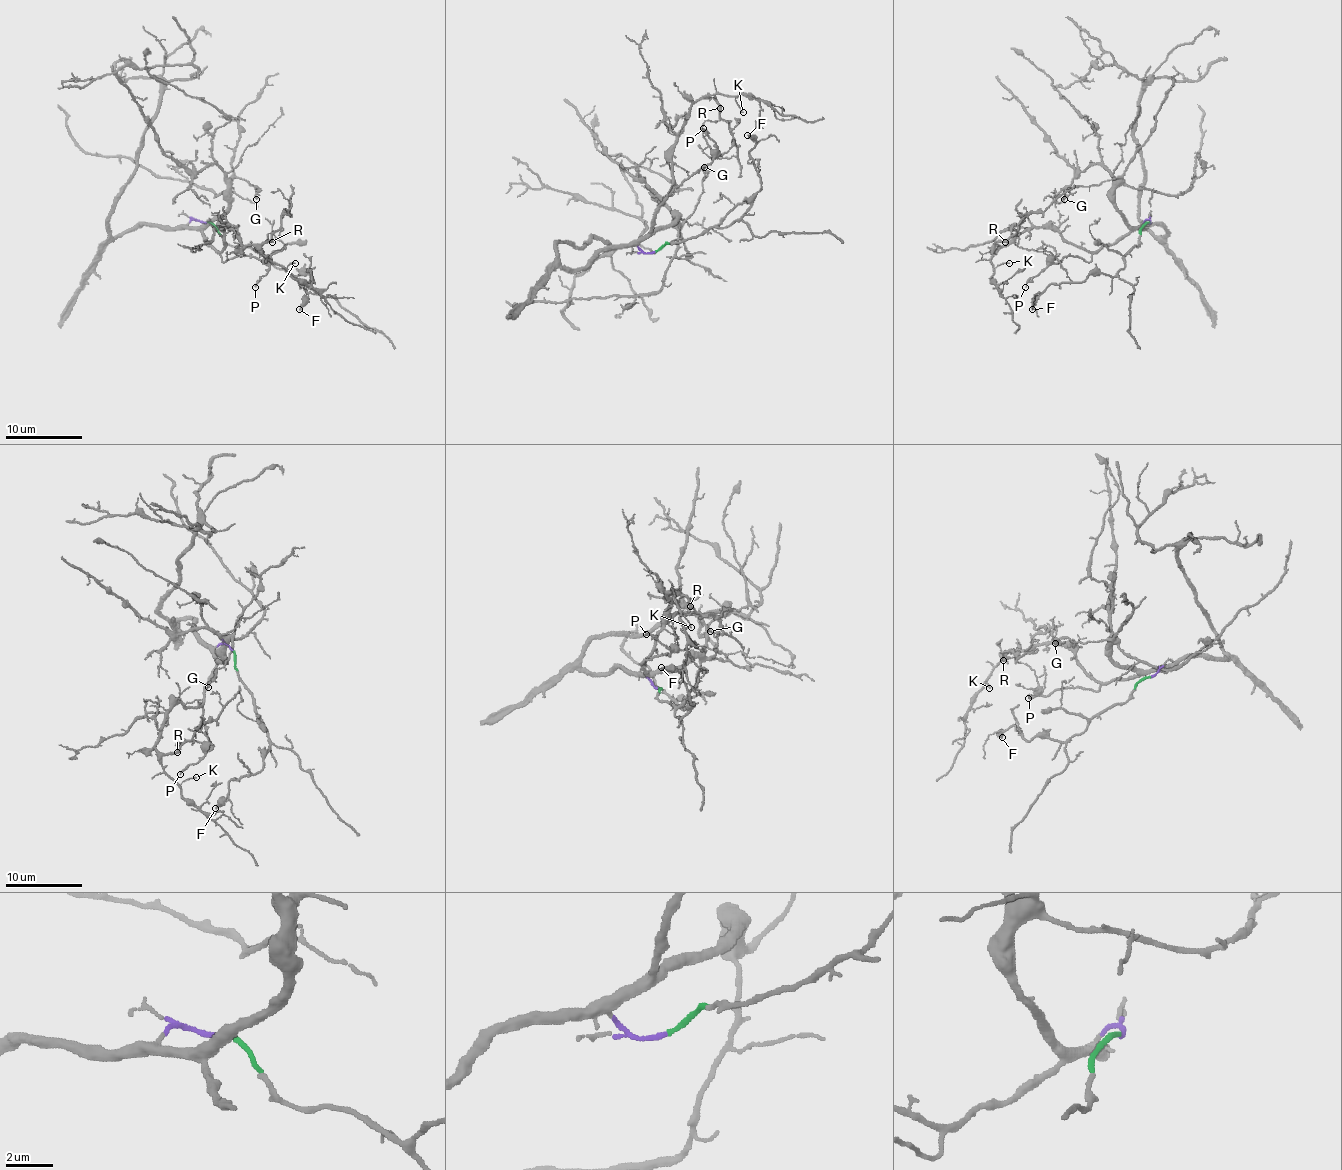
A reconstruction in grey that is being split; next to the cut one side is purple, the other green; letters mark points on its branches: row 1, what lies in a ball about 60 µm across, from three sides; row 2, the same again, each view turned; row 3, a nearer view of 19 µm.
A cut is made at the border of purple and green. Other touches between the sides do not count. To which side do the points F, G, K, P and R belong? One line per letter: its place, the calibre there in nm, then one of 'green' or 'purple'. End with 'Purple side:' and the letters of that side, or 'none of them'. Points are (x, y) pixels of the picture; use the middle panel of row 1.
F: at (747, 135); 240 nm thick; green
G: at (704, 167); 110 nm thick; purple
K: at (743, 112); 100 nm thick; purple
P: at (703, 128); 140 nm thick; purple
R: at (720, 108); 220 nm thick; purple
Purple side: G, K, P, R

